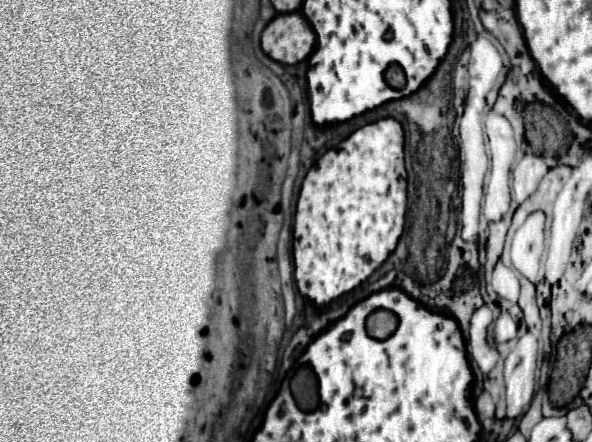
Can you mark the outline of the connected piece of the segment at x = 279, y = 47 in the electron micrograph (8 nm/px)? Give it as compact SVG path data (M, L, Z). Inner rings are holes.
M301 12L277 14L263 30L261 48L281 64L297 64L313 52L315 34Z

